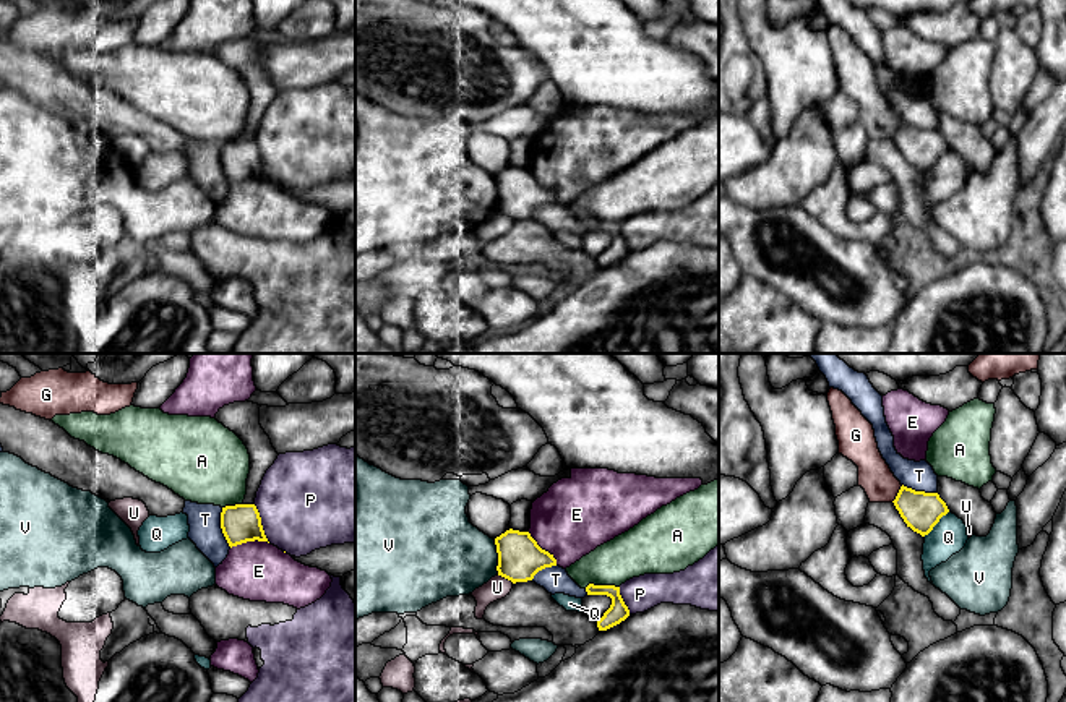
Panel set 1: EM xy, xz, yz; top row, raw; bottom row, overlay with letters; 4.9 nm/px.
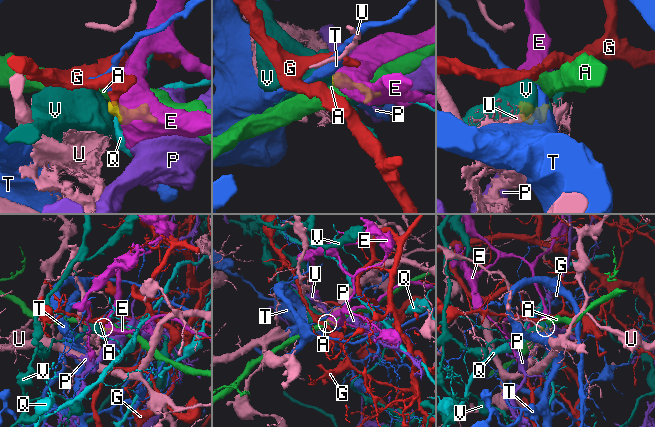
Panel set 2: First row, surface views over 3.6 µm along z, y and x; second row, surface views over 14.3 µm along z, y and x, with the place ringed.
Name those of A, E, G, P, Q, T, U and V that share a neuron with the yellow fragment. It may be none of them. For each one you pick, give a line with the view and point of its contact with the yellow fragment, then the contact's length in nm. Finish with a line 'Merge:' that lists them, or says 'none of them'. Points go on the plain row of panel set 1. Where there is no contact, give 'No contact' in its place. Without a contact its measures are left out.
Merge: none of them

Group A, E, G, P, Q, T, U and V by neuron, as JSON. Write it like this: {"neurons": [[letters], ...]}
{"neurons": [["A"], ["E"], ["G"], ["P"], ["Q"], ["T"], ["U"], ["V"]]}

